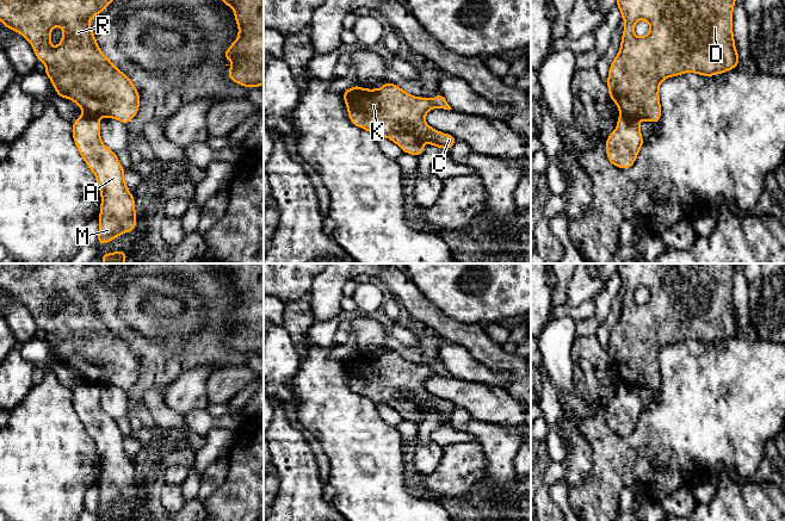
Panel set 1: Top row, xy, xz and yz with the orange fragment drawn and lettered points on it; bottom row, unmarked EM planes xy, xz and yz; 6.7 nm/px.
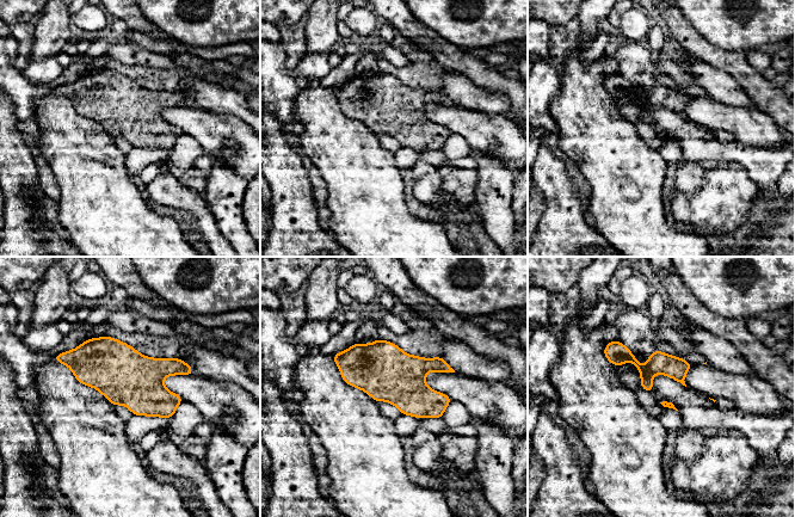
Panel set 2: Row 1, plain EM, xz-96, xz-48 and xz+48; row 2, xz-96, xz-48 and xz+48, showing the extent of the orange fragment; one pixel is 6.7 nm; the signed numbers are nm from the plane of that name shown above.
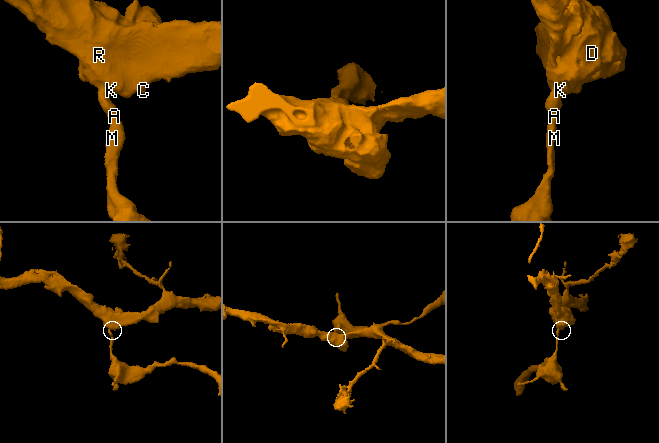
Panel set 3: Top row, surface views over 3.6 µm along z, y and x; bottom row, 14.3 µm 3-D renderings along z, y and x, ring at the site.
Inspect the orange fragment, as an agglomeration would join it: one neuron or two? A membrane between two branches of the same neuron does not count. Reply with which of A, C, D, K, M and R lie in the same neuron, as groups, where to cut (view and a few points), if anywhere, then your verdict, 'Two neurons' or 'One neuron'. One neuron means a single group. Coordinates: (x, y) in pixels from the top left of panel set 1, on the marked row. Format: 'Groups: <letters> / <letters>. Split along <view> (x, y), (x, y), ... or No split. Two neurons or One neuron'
Groups: A M / C D K R. Split along xz (360, 88), (344, 98). Two neurons

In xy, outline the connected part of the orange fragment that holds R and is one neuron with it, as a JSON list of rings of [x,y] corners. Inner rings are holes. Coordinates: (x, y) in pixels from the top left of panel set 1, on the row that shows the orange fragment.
[[[0,0],[0,21],[6,27],[23,35],[35,49],[37,60],[45,63],[45,74],[51,79],[58,97],[68,98],[76,103],[87,116],[95,118],[111,117],[128,124],[140,107],[140,95],[128,75],[116,68],[105,57],[95,42],[95,36],[89,29],[89,20],[104,12],[112,0]],[[56,26],[63,30],[62,42],[50,46],[50,32]]]

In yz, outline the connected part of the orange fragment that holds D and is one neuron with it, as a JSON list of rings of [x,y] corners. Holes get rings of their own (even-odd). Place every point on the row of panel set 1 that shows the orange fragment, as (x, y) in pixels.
[[[617,0],[625,20],[620,50],[608,70],[610,98],[620,114],[657,123],[661,118],[659,88],[662,80],[688,72],[711,76],[738,64],[733,36],[735,0]],[[638,19],[650,25],[650,32],[638,38],[633,26]]]

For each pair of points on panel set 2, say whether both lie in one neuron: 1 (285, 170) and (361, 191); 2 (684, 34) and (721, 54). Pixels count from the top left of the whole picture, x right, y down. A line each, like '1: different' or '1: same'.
1: different
2: same

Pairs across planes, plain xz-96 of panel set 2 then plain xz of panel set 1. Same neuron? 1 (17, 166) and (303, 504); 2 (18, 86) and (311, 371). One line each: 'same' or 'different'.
1: same
2: different

